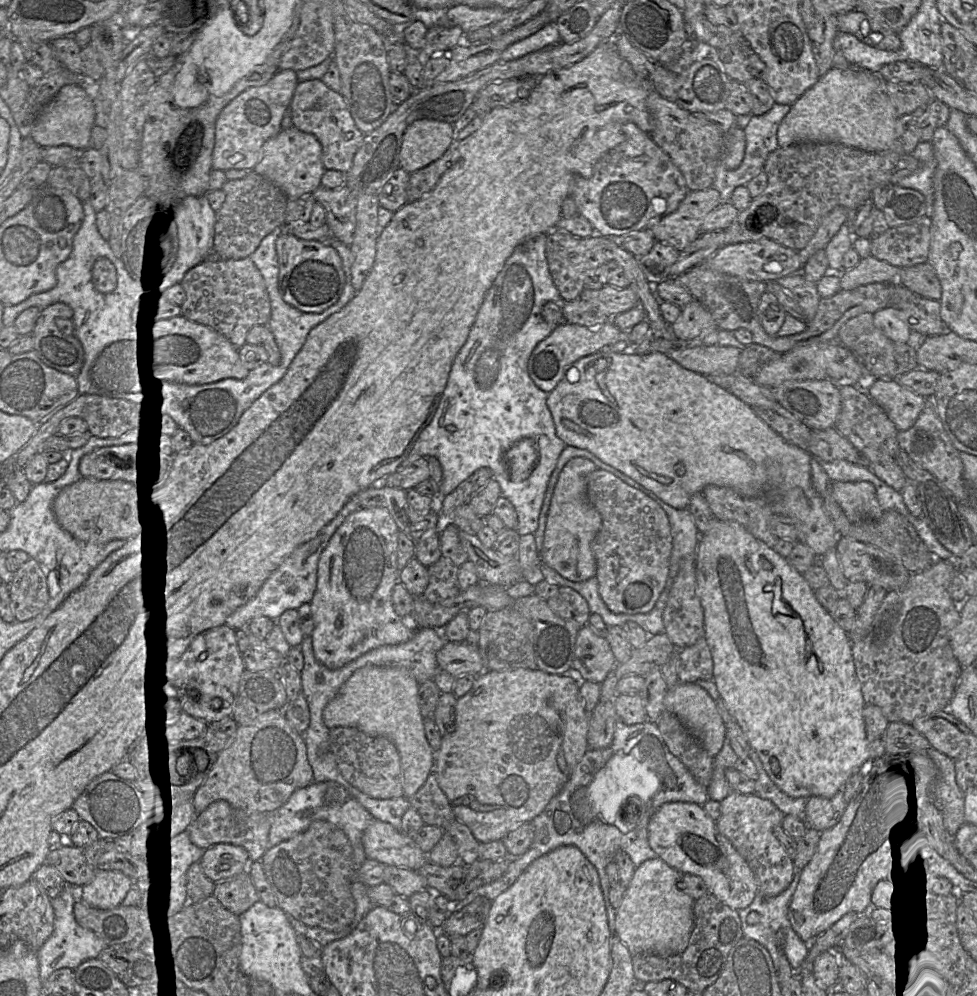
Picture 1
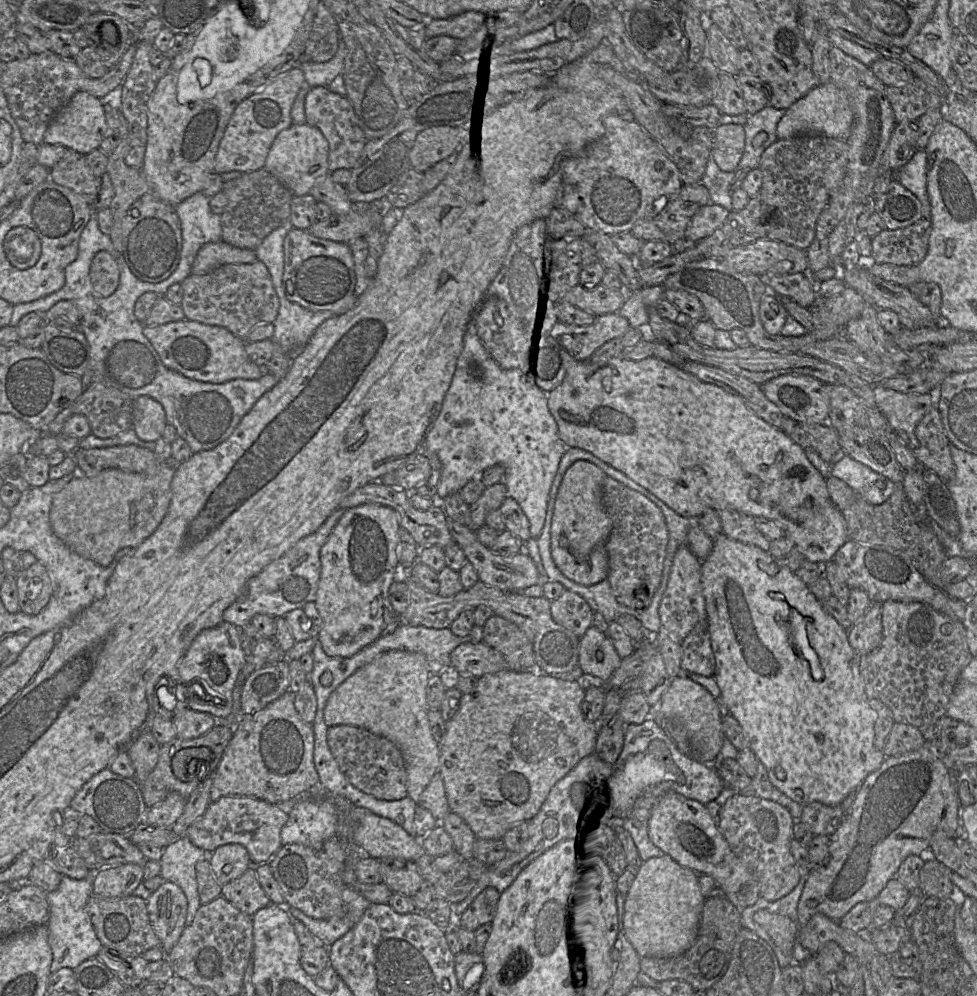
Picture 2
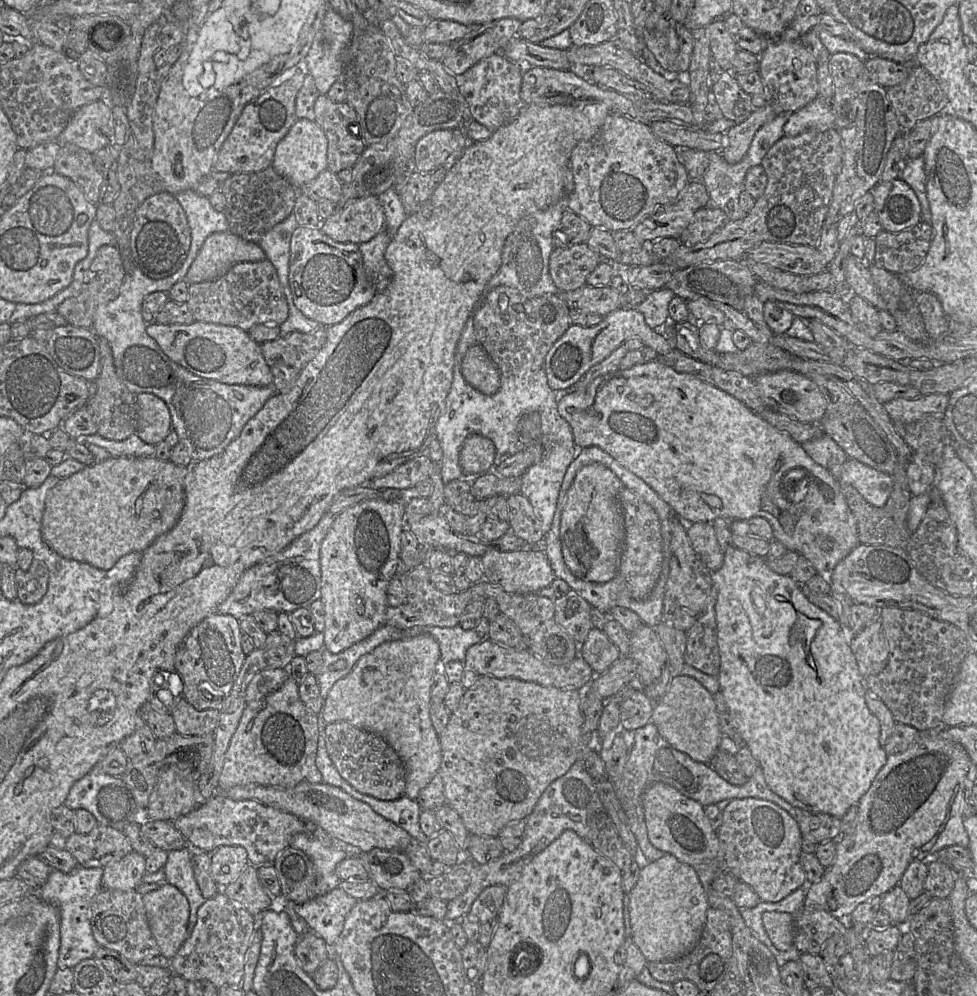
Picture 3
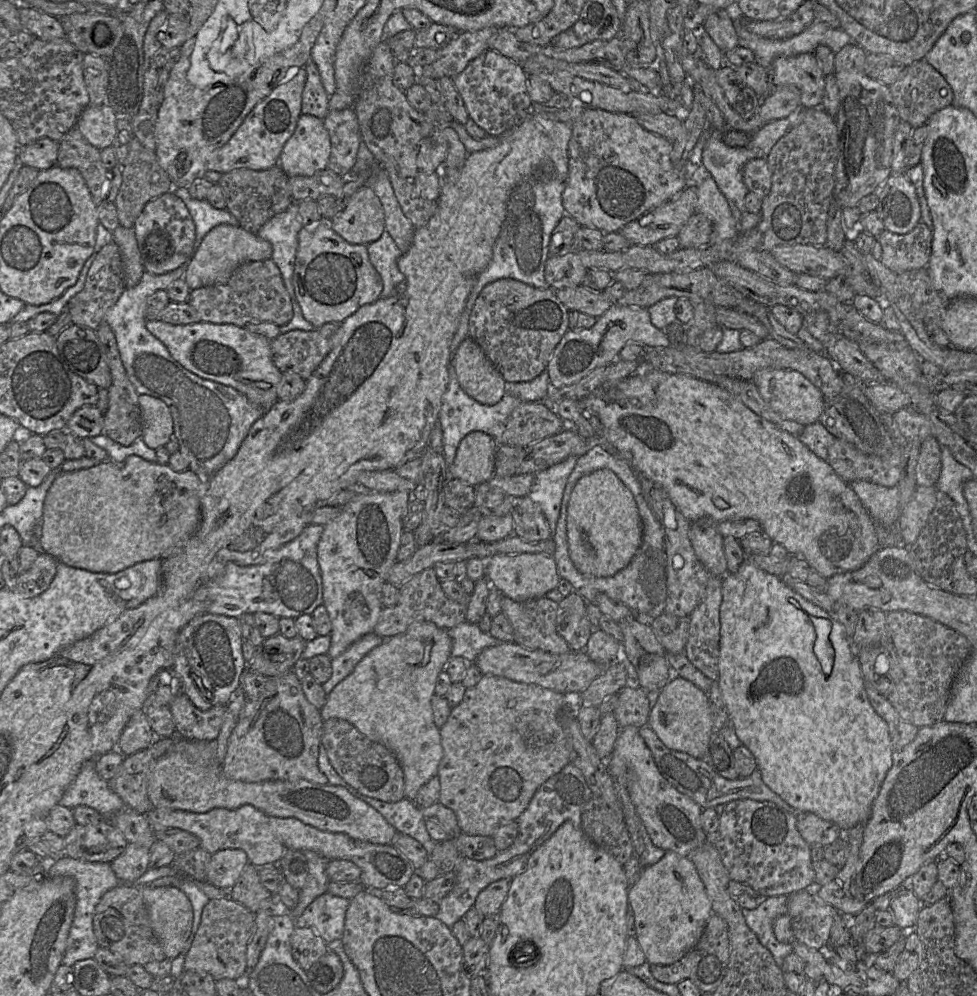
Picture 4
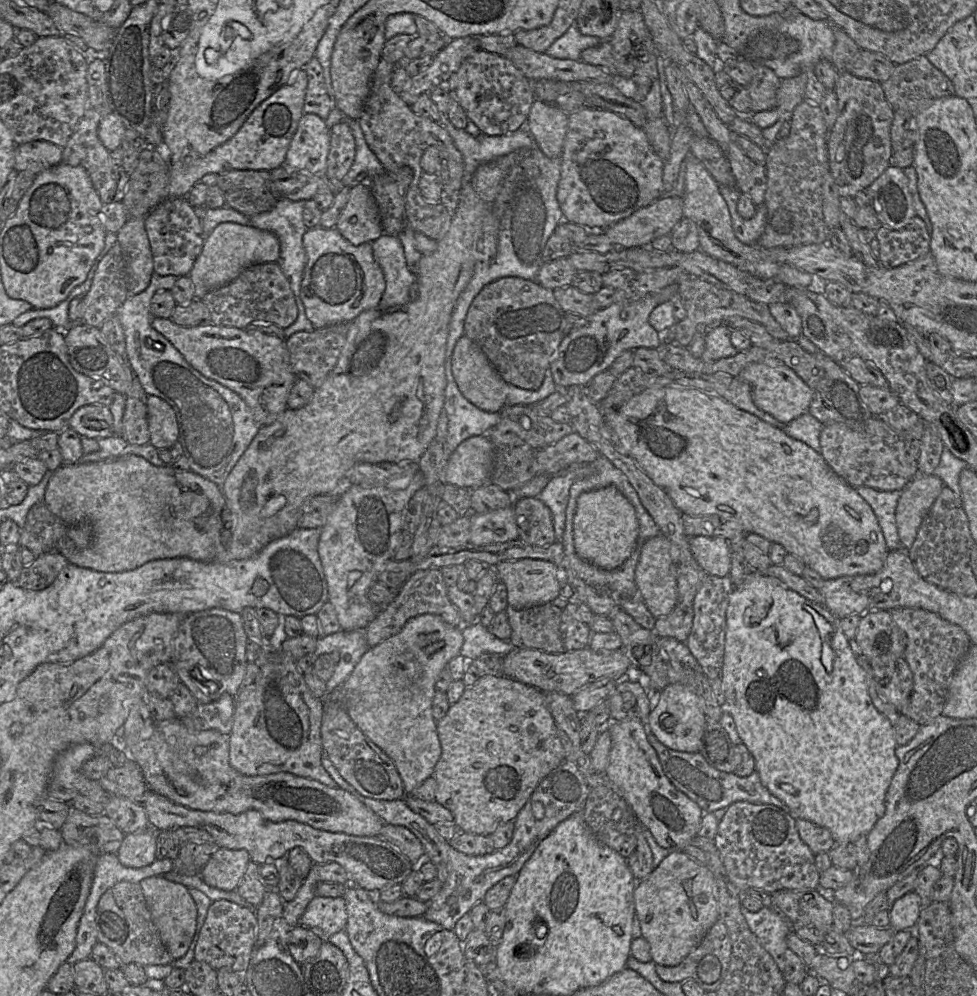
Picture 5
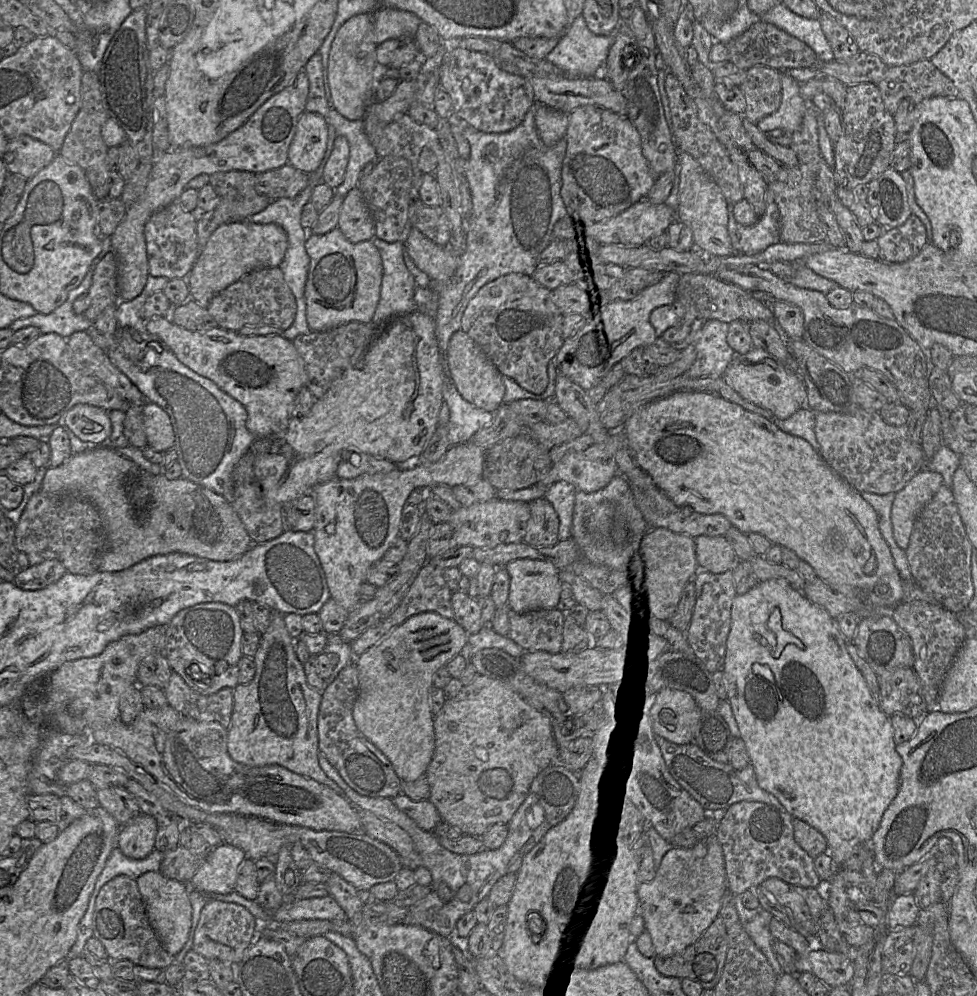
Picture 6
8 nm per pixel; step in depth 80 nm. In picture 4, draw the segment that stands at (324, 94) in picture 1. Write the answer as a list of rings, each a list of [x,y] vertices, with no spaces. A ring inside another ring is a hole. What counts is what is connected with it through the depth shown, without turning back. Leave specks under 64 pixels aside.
[[[354,107],[330,110],[323,122],[331,141],[328,169],[339,176],[349,177],[362,142]]]

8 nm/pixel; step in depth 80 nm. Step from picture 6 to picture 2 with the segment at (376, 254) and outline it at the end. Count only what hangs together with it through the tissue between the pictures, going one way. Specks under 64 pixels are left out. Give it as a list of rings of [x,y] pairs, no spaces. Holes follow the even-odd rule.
[[[291,229],[285,237],[284,273],[282,282],[286,298],[311,311],[331,311],[335,315],[345,313],[353,308],[358,296],[355,294],[356,274],[353,254],[345,243],[324,240],[311,235],[307,230]]]

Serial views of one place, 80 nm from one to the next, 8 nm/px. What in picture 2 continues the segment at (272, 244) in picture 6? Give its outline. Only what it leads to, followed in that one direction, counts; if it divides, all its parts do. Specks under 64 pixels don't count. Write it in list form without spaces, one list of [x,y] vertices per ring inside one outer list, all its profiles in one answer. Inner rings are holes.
[[[223,241],[207,243],[199,250],[191,274],[203,275],[226,264],[252,264],[256,261],[255,250],[237,248]]]

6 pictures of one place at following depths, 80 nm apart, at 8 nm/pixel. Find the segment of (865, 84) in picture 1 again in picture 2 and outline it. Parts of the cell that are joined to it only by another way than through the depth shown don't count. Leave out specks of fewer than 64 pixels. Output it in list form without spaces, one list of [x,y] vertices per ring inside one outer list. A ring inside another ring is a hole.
[[[830,81],[818,84],[787,109],[777,126],[777,135],[778,139],[799,135],[823,135],[846,140],[850,135],[853,121],[853,111],[845,94]]]

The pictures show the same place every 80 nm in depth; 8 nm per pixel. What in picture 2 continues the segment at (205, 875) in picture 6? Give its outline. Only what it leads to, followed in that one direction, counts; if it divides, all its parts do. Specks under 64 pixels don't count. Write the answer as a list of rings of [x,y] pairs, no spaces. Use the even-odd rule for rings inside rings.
[[[237,843],[218,847],[211,853],[209,863],[214,878],[221,886],[240,877],[252,866],[249,852]]]

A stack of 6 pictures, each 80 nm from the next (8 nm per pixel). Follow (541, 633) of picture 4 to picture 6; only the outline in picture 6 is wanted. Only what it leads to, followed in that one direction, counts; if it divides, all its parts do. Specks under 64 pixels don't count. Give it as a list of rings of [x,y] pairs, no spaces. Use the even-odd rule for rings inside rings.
[[[558,608],[528,612],[510,610],[509,637],[525,651],[562,651],[565,612]]]

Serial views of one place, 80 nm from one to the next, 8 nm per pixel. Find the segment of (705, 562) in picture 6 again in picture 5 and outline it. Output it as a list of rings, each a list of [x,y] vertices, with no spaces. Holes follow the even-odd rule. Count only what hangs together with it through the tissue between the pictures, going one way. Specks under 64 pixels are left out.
[[[695,536],[690,538],[692,554],[698,565],[709,575],[730,575],[731,548],[723,537]]]

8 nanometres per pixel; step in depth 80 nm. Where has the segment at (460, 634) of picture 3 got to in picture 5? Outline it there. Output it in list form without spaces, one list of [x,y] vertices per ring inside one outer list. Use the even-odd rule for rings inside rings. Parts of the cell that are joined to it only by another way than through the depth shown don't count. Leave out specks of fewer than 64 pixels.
[[[479,621],[461,627],[463,645],[460,650],[468,662],[475,662],[481,655],[488,653],[508,654],[515,647],[510,640],[501,640],[493,635]]]

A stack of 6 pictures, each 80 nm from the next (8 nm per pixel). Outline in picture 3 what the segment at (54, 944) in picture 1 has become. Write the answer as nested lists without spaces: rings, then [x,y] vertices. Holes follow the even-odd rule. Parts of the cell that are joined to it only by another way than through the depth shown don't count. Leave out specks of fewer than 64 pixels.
[[[78,866],[70,873],[51,869],[46,883],[37,889],[36,895],[46,903],[55,906],[60,915],[60,946],[57,960],[58,969],[73,969],[83,960],[94,958],[100,948],[92,935],[91,906],[95,897],[103,890],[103,868]]]

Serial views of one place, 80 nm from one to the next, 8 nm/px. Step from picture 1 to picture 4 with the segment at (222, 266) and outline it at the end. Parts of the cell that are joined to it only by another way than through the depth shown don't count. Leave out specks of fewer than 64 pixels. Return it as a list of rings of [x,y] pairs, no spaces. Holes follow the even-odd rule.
[[[272,259],[244,263],[226,283],[191,290],[188,303],[198,312],[203,322],[215,324],[245,327],[251,323],[272,322],[283,326],[293,317],[289,293]]]

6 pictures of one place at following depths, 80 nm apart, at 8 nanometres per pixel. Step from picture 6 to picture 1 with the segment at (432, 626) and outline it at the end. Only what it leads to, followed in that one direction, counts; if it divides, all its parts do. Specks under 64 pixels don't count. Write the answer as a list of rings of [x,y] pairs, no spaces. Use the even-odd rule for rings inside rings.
[[[367,665],[348,678],[323,710],[323,722],[329,730],[353,727],[369,736],[384,736],[393,742],[400,756],[403,796],[408,800],[423,786],[435,764],[435,751],[426,739],[420,713],[419,686],[405,668]]]

